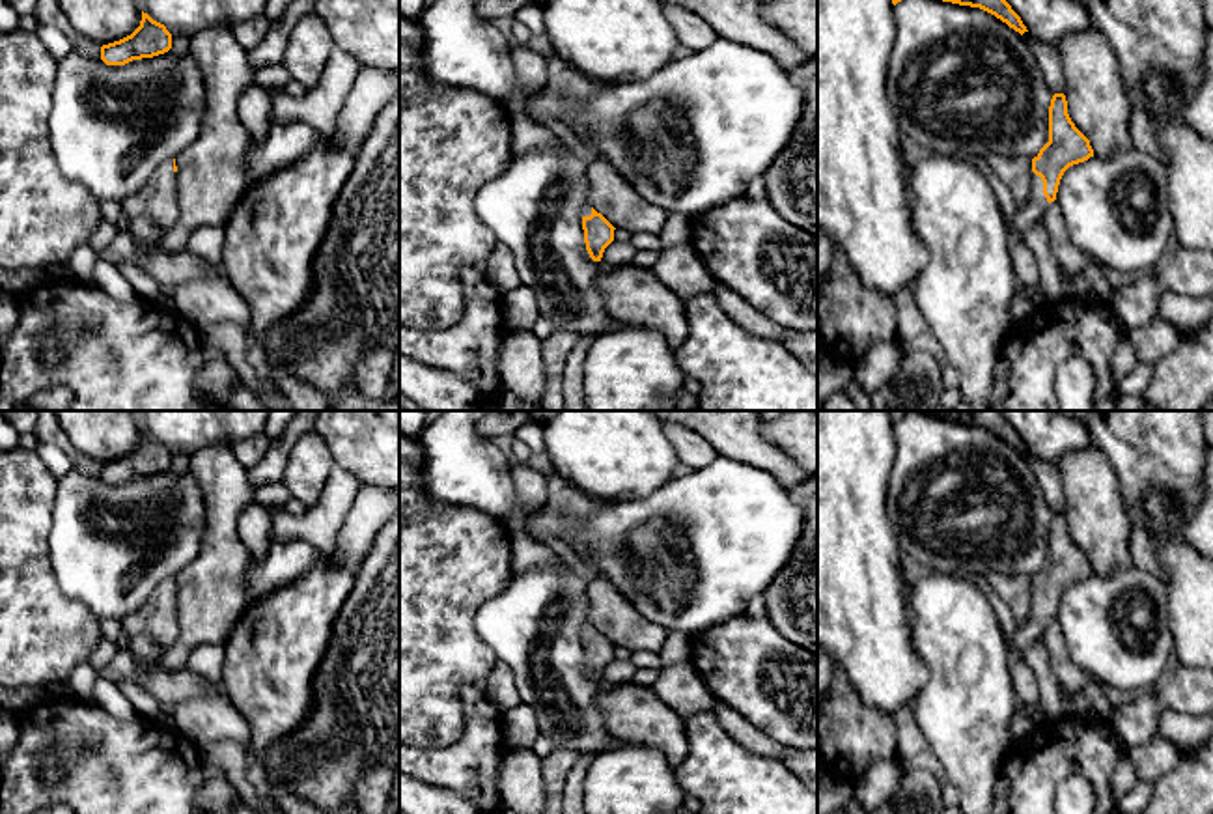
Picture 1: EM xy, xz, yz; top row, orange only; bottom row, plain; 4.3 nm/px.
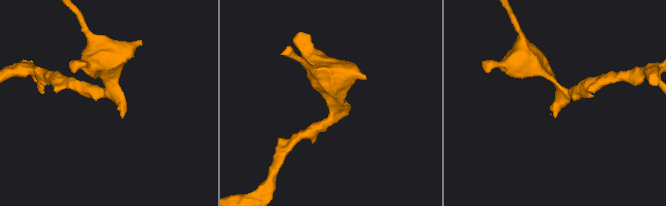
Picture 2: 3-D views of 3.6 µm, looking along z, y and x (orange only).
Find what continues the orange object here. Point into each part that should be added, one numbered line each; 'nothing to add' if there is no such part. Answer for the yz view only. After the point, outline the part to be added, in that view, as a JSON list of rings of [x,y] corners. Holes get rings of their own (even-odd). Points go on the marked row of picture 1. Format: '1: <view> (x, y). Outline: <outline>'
1: yz (1031, 211). Outline: [[[1032,172],[1028,200],[1017,205],[1013,218],[1008,222],[1010,246],[1023,243],[1026,232],[1043,217],[1049,202],[1043,194],[1043,181]]]

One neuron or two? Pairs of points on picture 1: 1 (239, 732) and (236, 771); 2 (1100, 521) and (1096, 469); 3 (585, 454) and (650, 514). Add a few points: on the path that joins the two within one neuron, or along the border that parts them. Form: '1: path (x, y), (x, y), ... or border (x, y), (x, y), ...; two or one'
1: border (202, 747), (236, 740), (252, 785); two
2: path (1096, 508), (1096, 482); one
3: border (672, 477), (644, 497), (613, 505); two

